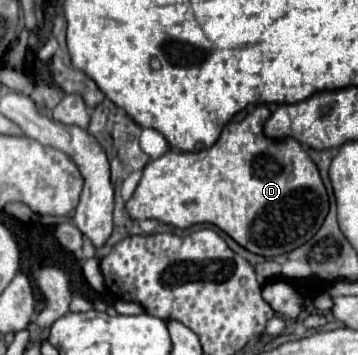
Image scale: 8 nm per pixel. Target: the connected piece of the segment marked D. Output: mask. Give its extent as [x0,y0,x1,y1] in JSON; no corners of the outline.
[125,105,329,257]

